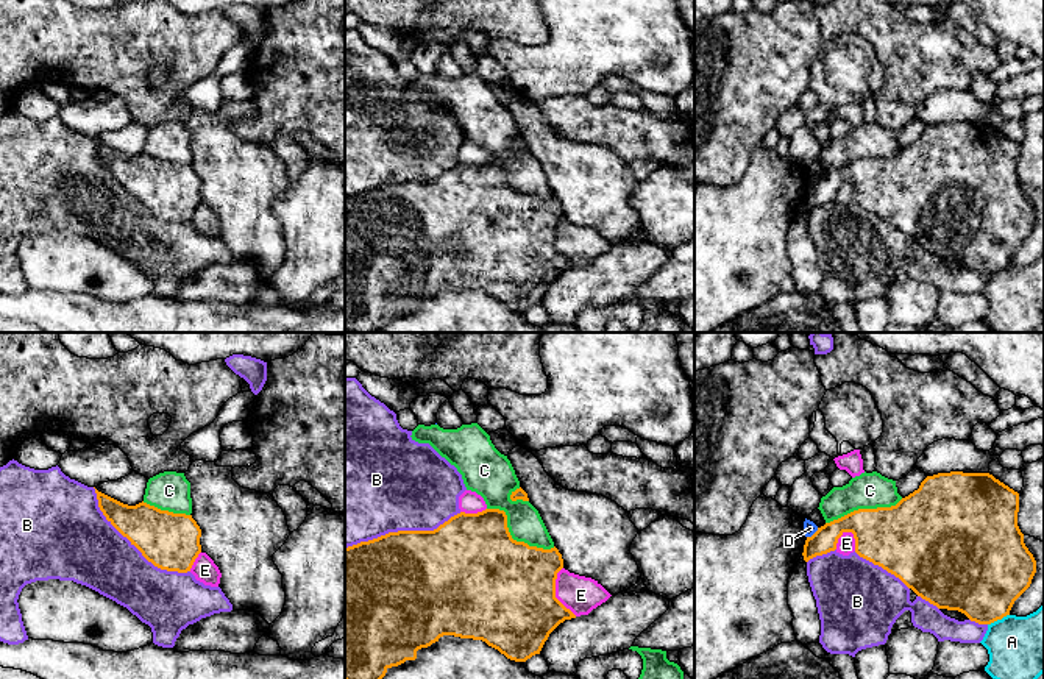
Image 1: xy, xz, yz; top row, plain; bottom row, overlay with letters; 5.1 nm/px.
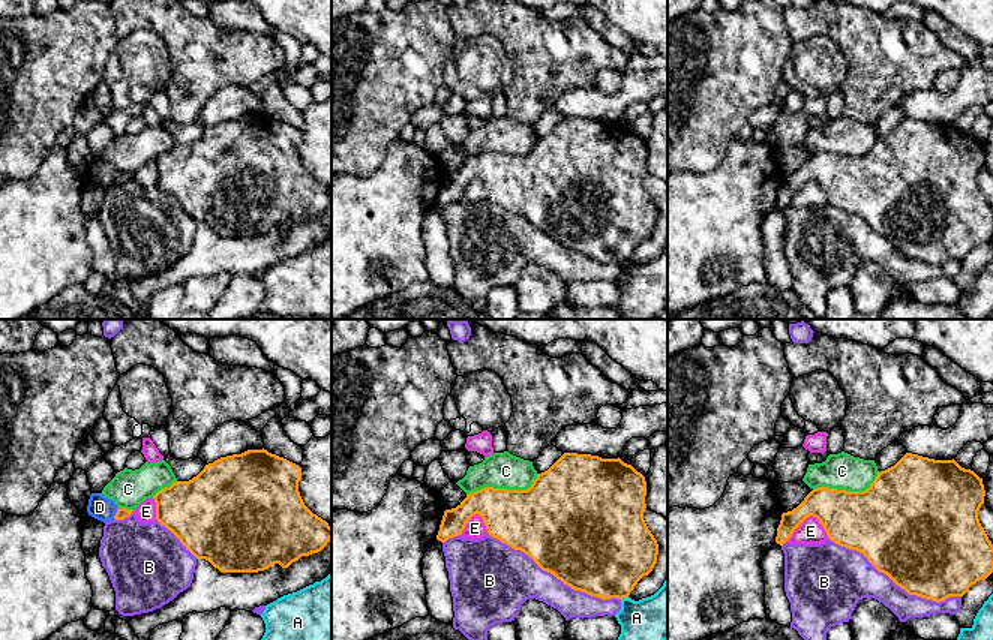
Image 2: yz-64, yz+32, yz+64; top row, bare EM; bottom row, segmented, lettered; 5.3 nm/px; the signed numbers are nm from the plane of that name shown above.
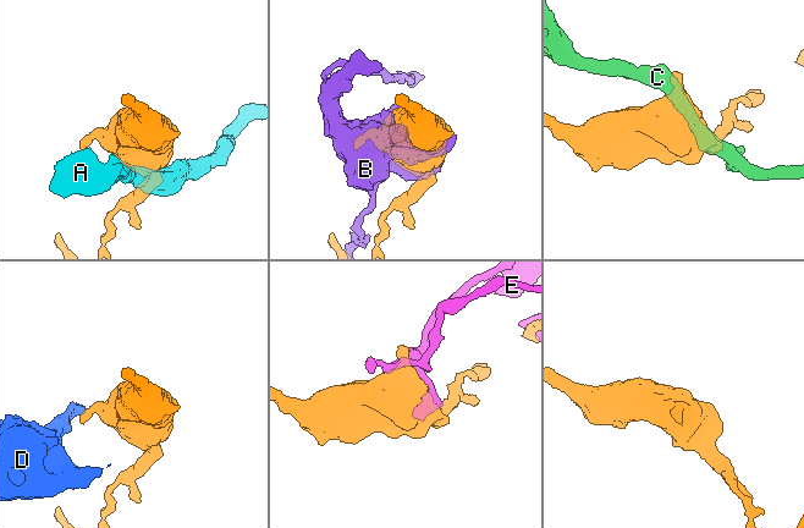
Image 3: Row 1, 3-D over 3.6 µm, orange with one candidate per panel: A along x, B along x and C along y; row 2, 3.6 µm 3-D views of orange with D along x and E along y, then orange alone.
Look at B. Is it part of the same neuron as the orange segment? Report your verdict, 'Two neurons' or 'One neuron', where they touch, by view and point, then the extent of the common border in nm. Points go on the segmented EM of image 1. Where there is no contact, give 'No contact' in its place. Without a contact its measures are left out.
Two neurons. Touches orange at xy (133, 543). Shared border 650 nm

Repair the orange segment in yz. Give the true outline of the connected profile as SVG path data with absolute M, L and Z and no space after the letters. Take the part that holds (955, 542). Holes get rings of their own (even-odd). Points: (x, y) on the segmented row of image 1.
M938 473L927 476L918 490L902 498L896 506L858 509L838 520L826 523L807 537L804 560L836 549L838 539L852 532L855 553L899 578L918 596L938 609L958 610L971 621L991 624L1010 615L1014 601L1030 587L1036 573L1036 560L1024 543L1017 526L1019 493L989 473Z

